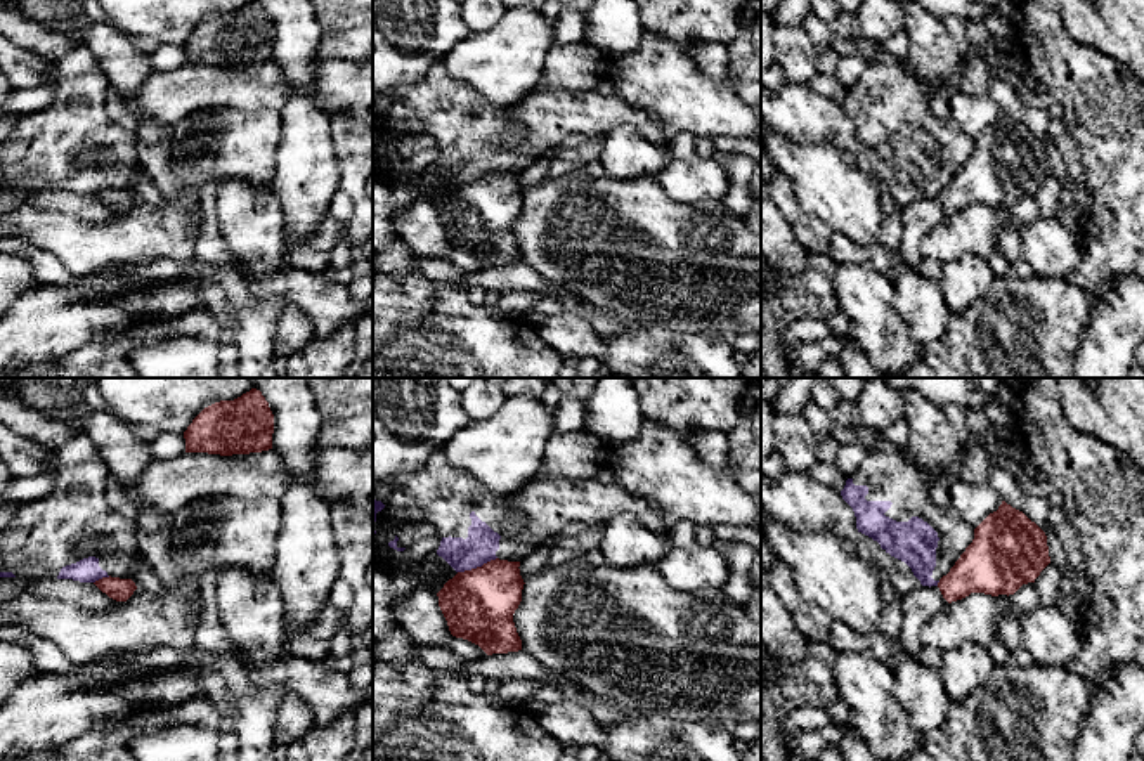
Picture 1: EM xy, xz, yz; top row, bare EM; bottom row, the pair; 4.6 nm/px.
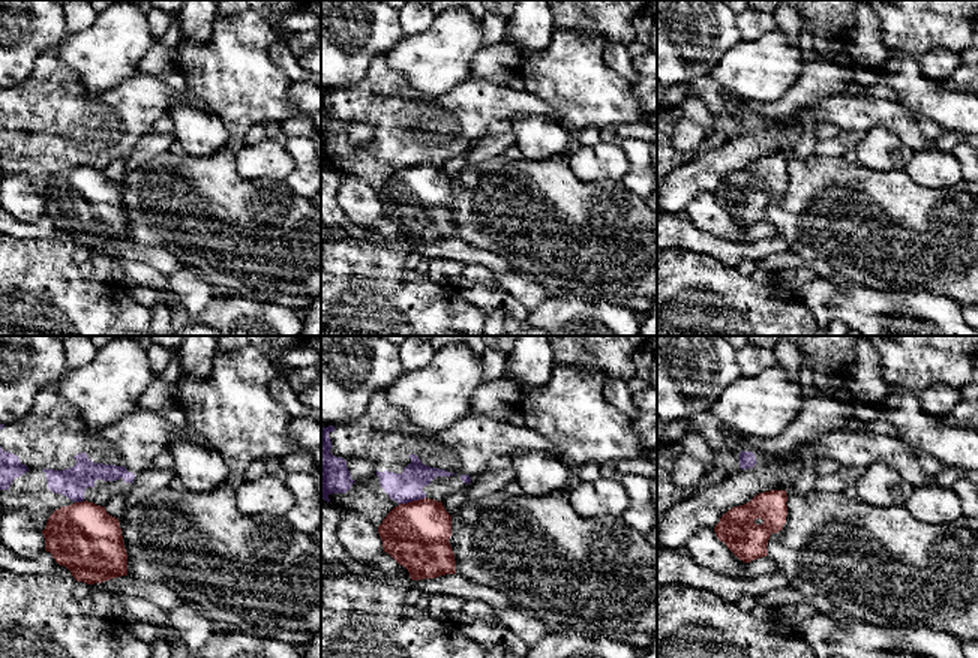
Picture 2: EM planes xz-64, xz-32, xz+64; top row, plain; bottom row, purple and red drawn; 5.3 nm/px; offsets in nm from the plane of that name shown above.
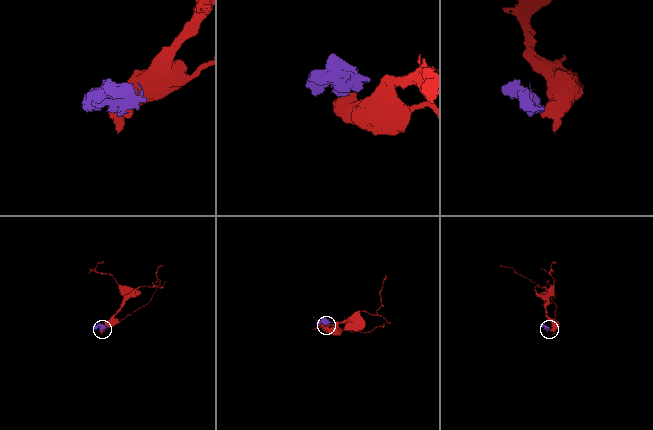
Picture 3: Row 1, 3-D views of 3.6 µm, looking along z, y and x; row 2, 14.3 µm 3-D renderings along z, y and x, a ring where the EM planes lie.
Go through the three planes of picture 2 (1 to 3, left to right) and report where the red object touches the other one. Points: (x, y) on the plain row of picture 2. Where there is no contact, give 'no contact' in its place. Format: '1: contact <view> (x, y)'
1: contact xz-64 (78, 165)
2: contact xz-32 (411, 165)
3: no contact

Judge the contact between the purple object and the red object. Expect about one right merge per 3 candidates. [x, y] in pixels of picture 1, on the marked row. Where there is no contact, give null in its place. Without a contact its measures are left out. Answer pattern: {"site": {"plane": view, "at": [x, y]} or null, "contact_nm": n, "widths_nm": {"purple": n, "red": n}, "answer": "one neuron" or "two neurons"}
{"site": {"plane": "xz", "at": [477, 565]}, "contact_nm": 200, "widths_nm": {"purple": 150, "red": 320}, "answer": "two neurons"}

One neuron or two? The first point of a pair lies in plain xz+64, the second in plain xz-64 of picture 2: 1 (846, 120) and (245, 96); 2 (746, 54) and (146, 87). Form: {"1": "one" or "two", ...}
{"1": "two", "2": "two"}

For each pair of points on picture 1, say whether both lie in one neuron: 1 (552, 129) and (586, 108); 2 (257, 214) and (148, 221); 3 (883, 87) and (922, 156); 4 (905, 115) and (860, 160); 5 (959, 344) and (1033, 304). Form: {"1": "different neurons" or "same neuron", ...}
{"1": "same neuron", "2": "different neurons", "3": "same neuron", "4": "same neuron", "5": "same neuron"}

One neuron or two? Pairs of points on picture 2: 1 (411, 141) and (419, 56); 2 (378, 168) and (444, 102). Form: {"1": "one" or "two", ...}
{"1": "two", "2": "one"}

